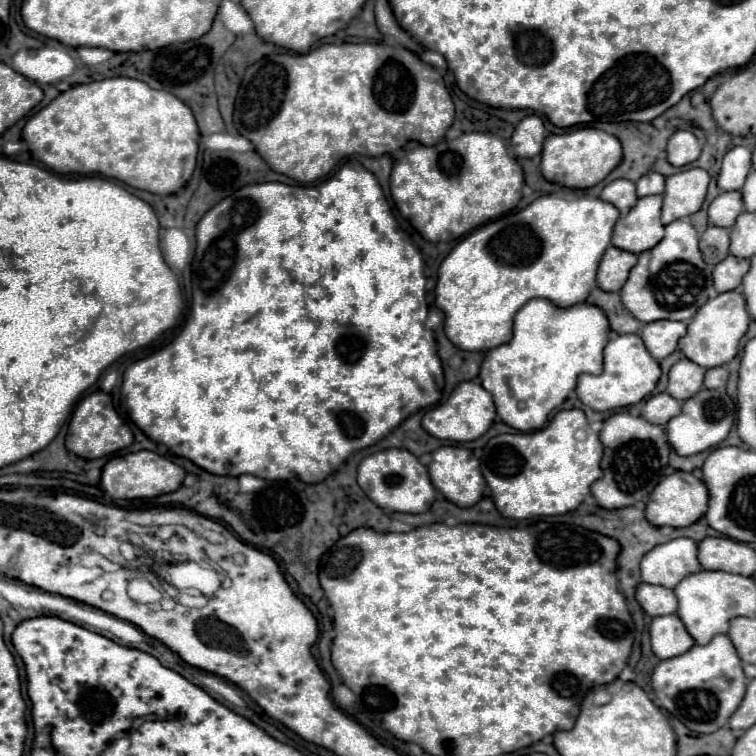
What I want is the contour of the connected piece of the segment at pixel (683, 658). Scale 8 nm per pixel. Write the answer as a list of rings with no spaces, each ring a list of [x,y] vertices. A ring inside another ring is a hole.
[[[716,635],[708,645],[694,645],[674,659],[660,661],[652,675],[652,687],[660,699],[660,707],[670,711],[690,731],[702,735],[716,733],[730,721],[730,715],[742,703],[742,695],[746,695],[746,683],[742,659],[738,659],[728,635]]]

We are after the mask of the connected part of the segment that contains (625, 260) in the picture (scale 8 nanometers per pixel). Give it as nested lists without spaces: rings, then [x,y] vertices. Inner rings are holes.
[[[614,245],[608,247],[598,267],[598,287],[604,291],[620,291],[636,261],[638,257],[634,253],[622,251]]]

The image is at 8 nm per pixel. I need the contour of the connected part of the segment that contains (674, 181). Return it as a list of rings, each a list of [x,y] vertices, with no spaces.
[[[698,167],[670,175],[666,179],[662,223],[668,225],[676,219],[684,219],[696,213],[704,203],[708,183],[710,175]]]

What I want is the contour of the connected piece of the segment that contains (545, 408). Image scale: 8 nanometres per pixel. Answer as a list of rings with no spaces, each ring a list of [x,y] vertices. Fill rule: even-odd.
[[[546,299],[528,301],[514,317],[512,339],[504,345],[490,349],[480,365],[480,381],[490,391],[500,419],[518,431],[536,431],[546,425],[550,413],[558,409],[570,391],[576,389],[578,375],[602,373],[602,347],[606,347],[610,335],[610,323],[602,315],[600,307],[590,303],[578,303],[570,307],[558,307]]]

